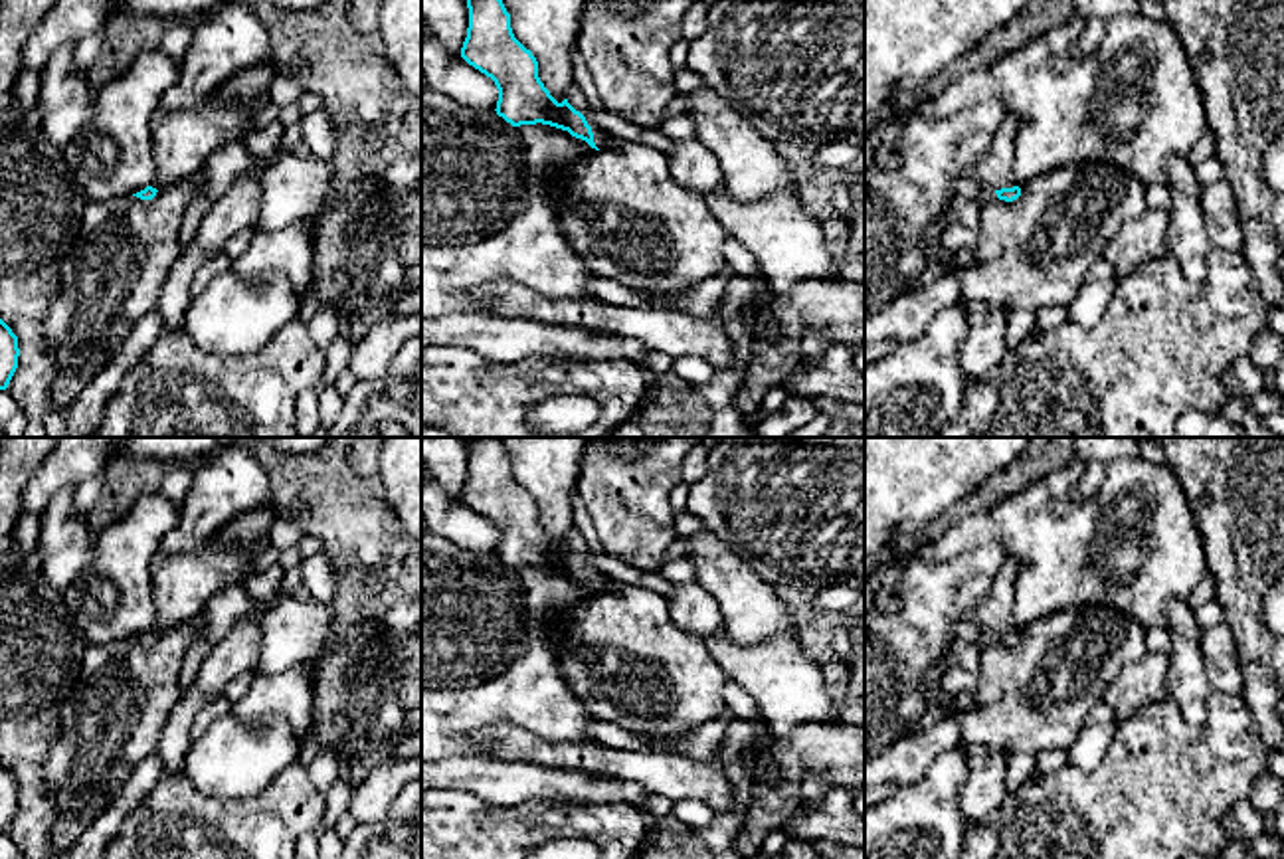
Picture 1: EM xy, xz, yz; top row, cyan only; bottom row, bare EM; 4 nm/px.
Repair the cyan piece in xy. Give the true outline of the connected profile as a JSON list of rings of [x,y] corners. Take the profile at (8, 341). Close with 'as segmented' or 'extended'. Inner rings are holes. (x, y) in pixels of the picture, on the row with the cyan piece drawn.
[[[0,319],[0,390],[6,390],[16,368],[18,368],[18,336],[12,329]]] | as segmented

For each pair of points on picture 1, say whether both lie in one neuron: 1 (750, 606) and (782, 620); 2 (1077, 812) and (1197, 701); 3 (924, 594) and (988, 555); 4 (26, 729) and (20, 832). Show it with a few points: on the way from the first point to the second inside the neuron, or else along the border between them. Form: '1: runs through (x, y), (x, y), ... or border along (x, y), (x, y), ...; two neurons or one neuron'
1: runs through (758, 614), (774, 620); one neuron
2: border along (1168, 693), (1192, 725), (1201, 725), (1209, 717); two neurons
3: runs through (940, 594), (972, 571); one neuron
4: runs through (26, 755), (30, 806); one neuron

